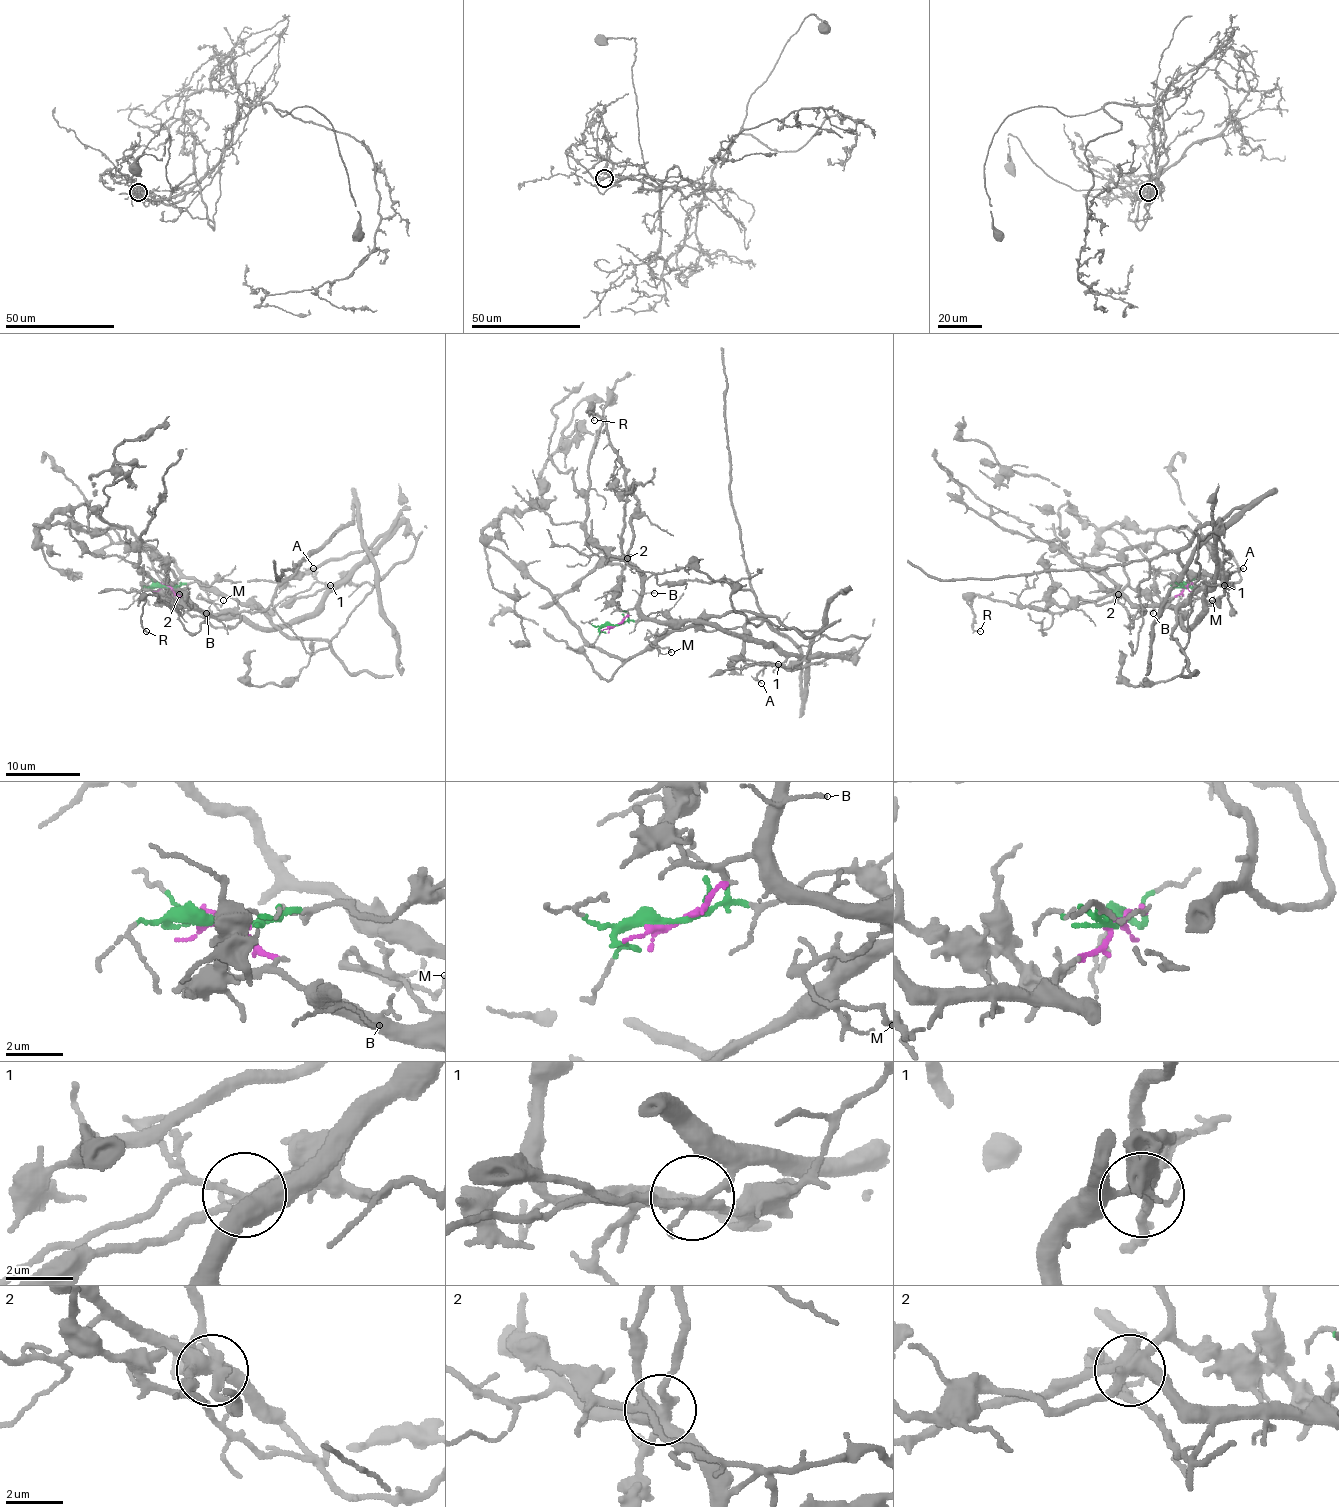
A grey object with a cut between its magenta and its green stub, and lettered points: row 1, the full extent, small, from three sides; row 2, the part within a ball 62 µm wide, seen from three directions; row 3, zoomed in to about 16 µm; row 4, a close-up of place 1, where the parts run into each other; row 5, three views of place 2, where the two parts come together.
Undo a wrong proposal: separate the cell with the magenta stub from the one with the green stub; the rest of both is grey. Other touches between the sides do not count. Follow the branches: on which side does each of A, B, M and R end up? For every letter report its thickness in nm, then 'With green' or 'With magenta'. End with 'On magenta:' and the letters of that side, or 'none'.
A: Thickness 130 nm. With magenta
B: Thickness 100 nm. With magenta
M: Thickness 110 nm. With magenta
R: Thickness 120 nm. With magenta
On magenta: A, B, M, R

